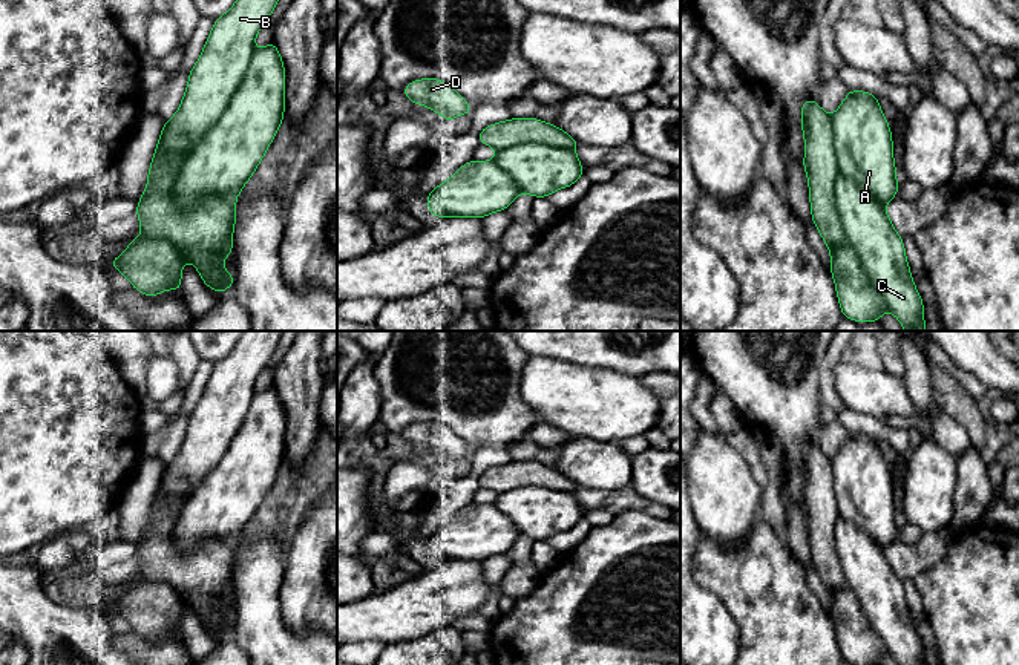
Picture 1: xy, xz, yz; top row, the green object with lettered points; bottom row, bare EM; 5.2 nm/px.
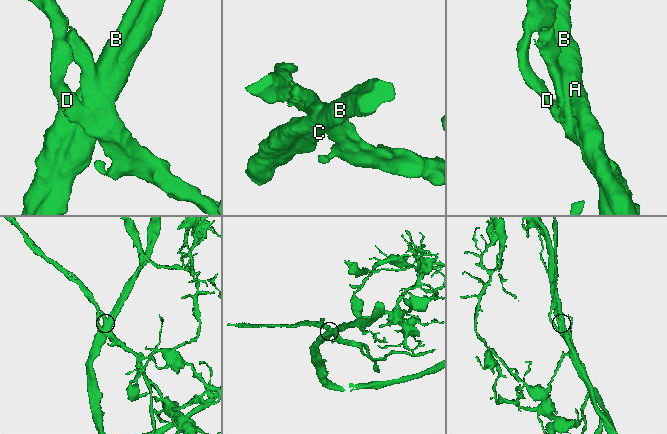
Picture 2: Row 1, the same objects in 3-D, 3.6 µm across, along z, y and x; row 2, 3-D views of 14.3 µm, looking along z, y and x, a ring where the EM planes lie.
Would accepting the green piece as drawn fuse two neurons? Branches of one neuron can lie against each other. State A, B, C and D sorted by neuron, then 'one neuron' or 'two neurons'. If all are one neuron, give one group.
groups A B C D; one neuron

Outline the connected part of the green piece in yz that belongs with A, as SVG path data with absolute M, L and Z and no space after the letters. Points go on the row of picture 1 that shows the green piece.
M849 89L832 116L815 100L804 100L801 130L811 216L831 253L831 274L843 317L880 322L889 310L906 331L926 331L924 303L912 279L903 238L886 213L886 204L898 196L899 184L892 130L878 97Z

